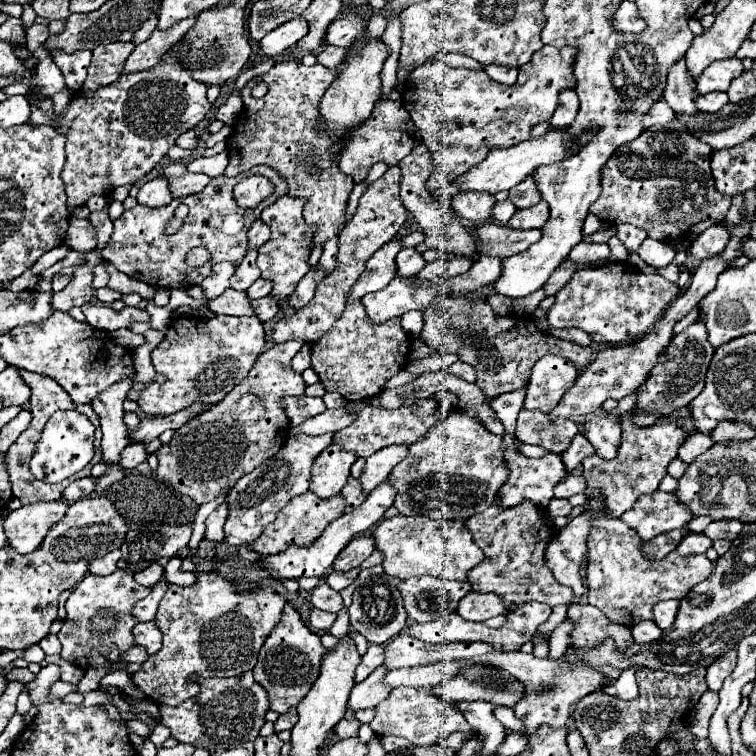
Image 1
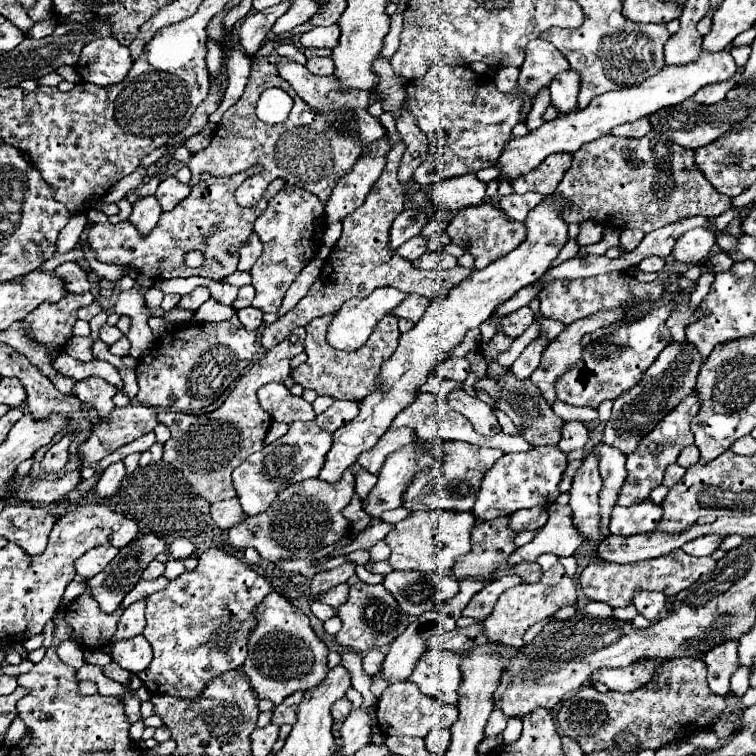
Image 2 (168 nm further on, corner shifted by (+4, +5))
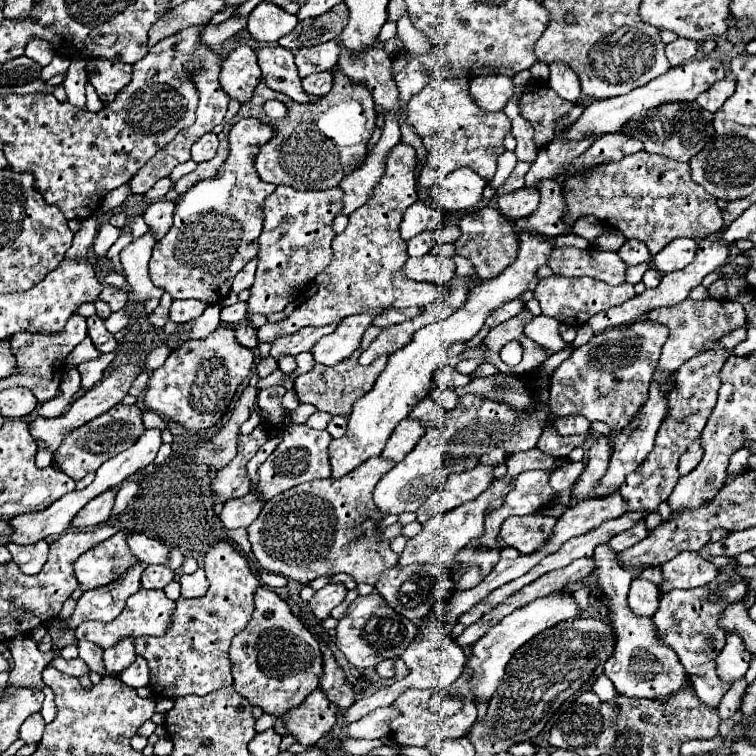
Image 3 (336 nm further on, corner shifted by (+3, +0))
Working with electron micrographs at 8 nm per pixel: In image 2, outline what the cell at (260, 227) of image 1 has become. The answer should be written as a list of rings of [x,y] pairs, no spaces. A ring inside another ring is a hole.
[[[252,233],[246,241],[246,245],[240,249],[240,263],[238,263],[238,271],[250,271],[252,265],[256,263],[256,259],[262,253],[262,243],[258,239],[256,233]]]

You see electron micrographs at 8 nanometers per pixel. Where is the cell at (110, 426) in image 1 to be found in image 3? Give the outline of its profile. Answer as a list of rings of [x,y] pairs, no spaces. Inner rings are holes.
[[[116,351],[101,354],[99,358],[95,358],[95,360],[91,360],[91,362],[83,362],[83,364],[79,364],[77,370],[79,370],[79,374],[81,374],[81,386],[83,386],[83,388],[91,388],[91,386],[95,386],[95,384],[103,378],[105,368],[113,362],[116,355]]]

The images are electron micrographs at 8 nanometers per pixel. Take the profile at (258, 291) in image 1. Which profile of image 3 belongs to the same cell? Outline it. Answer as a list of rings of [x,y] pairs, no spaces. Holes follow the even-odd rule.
[[[235,302],[233,306],[227,306],[221,310],[221,322],[237,324],[245,320],[245,312],[247,312],[247,302]]]

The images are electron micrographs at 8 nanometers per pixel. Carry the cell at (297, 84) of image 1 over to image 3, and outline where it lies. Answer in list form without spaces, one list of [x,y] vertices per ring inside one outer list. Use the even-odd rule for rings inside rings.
[[[333,68],[331,74],[333,74],[333,88],[331,88],[329,94],[321,96],[317,104],[297,104],[289,96],[273,92],[271,88],[267,88],[261,82],[255,88],[251,102],[243,104],[239,108],[239,112],[235,114],[235,118],[231,118],[225,124],[223,132],[219,134],[217,156],[207,160],[207,162],[201,162],[197,166],[197,170],[179,178],[173,184],[175,192],[183,194],[195,182],[211,178],[211,176],[217,174],[217,170],[221,168],[221,164],[229,156],[227,134],[231,130],[231,124],[239,122],[241,118],[261,118],[261,120],[265,120],[265,124],[271,124],[275,128],[275,138],[261,148],[261,154],[255,160],[255,168],[257,168],[263,182],[285,184],[285,186],[293,186],[293,188],[311,188],[311,190],[339,186],[341,178],[347,176],[349,172],[353,172],[357,168],[357,162],[361,162],[365,158],[367,142],[369,142],[369,138],[375,130],[375,118],[377,116],[375,116],[375,110],[373,110],[373,106],[375,106],[373,96],[365,88],[365,84],[349,80],[339,68]],[[267,100],[283,102],[287,106],[285,118],[281,118],[281,120],[267,118],[265,112],[263,112],[263,104]],[[365,106],[369,106],[369,114],[367,114]]]

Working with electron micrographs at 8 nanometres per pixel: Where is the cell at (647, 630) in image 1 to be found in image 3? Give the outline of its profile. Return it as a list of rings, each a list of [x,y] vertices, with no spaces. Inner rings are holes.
[[[731,558],[731,562],[727,566],[721,568],[719,576],[701,588],[693,588],[693,590],[673,590],[673,592],[664,593],[660,598],[659,610],[653,616],[653,622],[659,630],[659,638],[675,650],[675,654],[679,656],[681,664],[685,666],[691,684],[695,688],[697,698],[709,706],[709,708],[717,708],[721,698],[725,696],[725,692],[731,688],[731,684],[721,682],[721,678],[717,676],[717,652],[721,652],[721,648],[725,646],[725,630],[719,626],[719,618],[725,612],[727,604],[735,604],[739,602],[745,594],[747,594],[747,580],[737,574],[737,562],[735,558]],[[731,584],[731,590],[723,590],[721,592],[721,600],[717,602],[709,602],[709,594],[715,592],[719,586],[727,586]]]

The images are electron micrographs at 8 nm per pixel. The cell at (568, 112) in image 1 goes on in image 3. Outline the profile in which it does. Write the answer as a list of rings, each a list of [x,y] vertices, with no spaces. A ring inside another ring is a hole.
[[[561,60],[553,62],[549,66],[549,86],[565,100],[569,102],[577,102],[579,100],[579,94],[581,94],[581,88],[579,88],[579,78],[577,74],[567,66],[567,64],[561,64]]]

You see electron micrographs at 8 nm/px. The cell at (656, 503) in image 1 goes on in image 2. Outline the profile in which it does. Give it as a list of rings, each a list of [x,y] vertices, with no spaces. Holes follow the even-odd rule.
[[[650,497],[634,503],[632,507],[614,505],[610,519],[610,533],[614,535],[636,535],[654,531],[660,525],[662,505],[654,503]]]

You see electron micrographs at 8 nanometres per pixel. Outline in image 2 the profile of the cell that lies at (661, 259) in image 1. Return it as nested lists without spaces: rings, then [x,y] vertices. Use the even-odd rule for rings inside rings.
[[[652,255],[652,257],[646,257],[646,259],[642,259],[640,261],[640,269],[642,271],[662,271],[664,269],[664,259],[662,257],[658,257],[658,255]]]

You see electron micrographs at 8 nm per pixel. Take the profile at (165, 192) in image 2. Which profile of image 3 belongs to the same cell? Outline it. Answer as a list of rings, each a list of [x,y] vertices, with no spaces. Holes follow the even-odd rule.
[[[159,200],[159,202],[153,202],[143,214],[143,220],[153,232],[155,242],[159,242],[165,236],[165,232],[169,232],[169,228],[173,226],[173,208],[175,208],[173,202]]]

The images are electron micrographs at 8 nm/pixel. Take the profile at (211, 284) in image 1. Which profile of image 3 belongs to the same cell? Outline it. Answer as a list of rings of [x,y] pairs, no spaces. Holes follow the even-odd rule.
[[[173,300],[169,320],[177,322],[177,324],[191,322],[191,320],[199,318],[205,308],[207,308],[207,304],[203,304],[201,300]]]

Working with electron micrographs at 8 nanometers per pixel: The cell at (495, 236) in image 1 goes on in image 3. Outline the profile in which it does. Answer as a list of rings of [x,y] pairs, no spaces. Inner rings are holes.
[[[483,208],[479,212],[463,216],[459,228],[461,228],[461,238],[455,242],[457,254],[473,262],[479,278],[489,280],[493,276],[499,276],[517,258],[519,252],[517,232],[513,224],[505,216],[501,216],[501,212],[497,212],[495,208]]]

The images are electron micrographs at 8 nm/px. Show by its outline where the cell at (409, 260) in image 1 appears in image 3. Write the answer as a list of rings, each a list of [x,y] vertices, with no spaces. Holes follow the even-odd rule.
[[[439,228],[429,230],[429,232],[419,232],[411,240],[407,240],[407,254],[409,256],[425,256],[431,250],[431,246],[433,246],[433,238],[435,238],[437,230]]]

